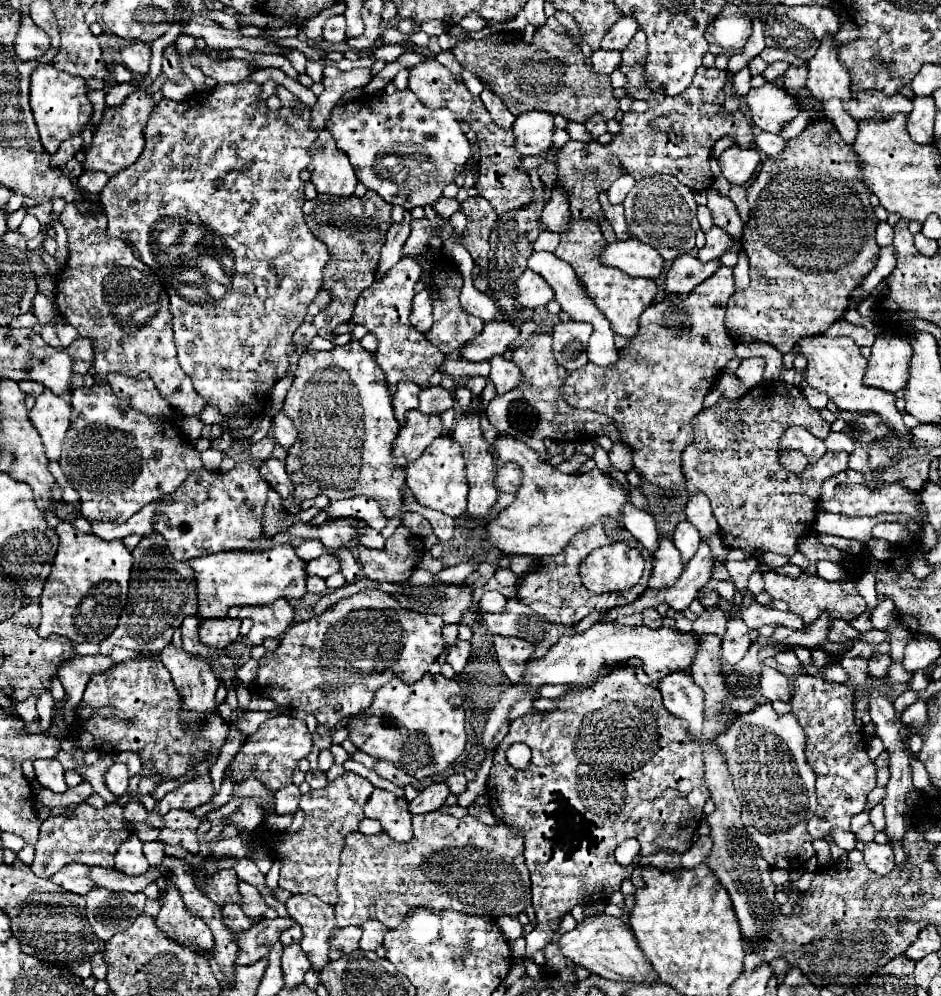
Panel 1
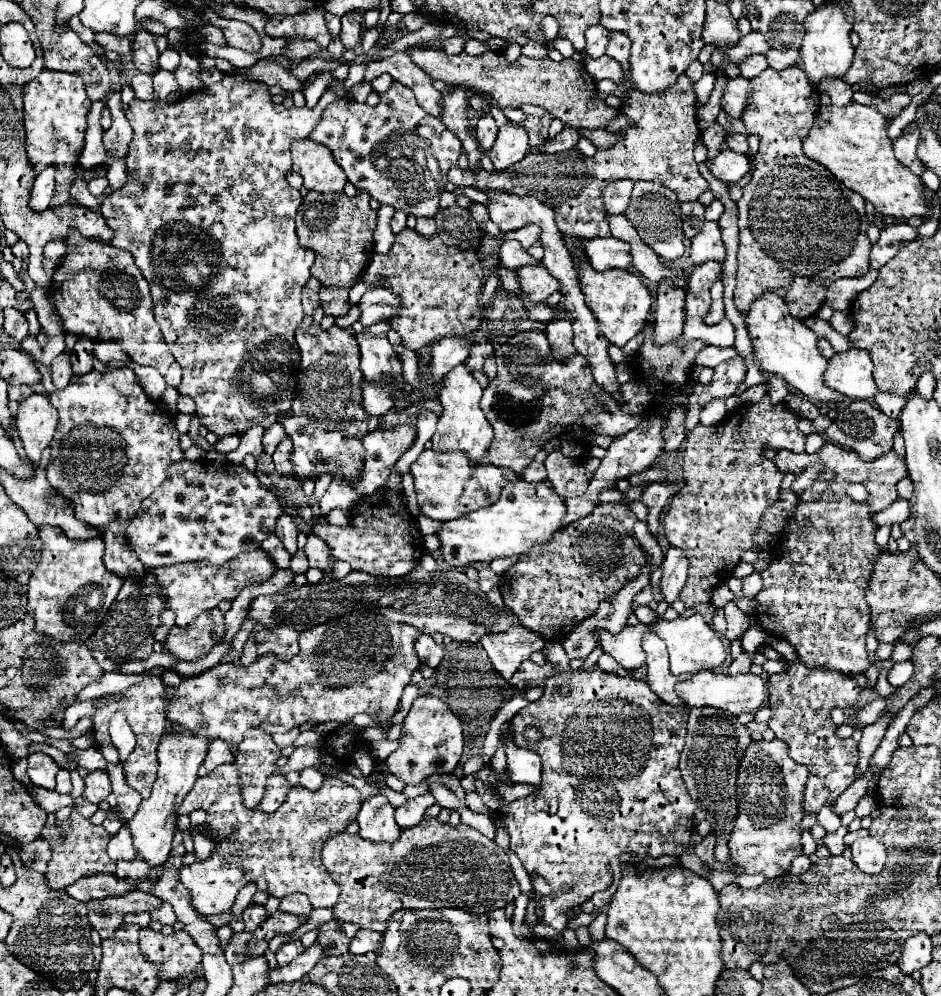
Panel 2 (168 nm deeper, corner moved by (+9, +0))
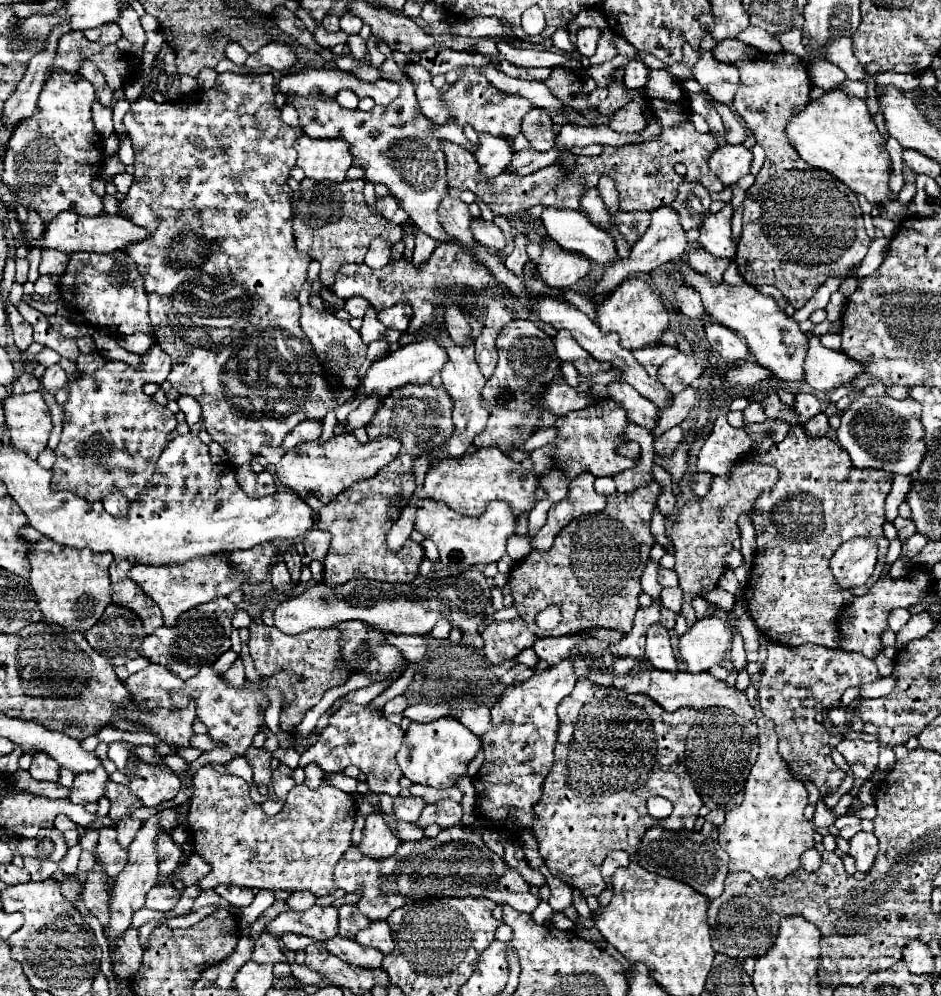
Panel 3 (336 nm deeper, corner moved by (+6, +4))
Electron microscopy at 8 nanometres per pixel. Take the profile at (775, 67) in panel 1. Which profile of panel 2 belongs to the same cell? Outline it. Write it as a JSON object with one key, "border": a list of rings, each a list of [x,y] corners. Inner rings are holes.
{"border":[[[751,55],[747,61],[743,61],[743,63],[739,65],[739,71],[741,71],[741,75],[743,75],[745,79],[757,77],[763,69],[767,69],[767,59],[765,59],[765,55]]]}

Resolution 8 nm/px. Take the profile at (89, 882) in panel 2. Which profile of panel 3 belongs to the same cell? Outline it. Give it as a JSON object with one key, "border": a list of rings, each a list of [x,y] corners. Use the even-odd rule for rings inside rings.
{"border":[[[196,853],[190,855],[190,859],[188,859],[186,865],[182,865],[182,867],[178,867],[178,869],[174,871],[174,875],[176,875],[186,887],[196,885],[196,883],[198,883],[202,877],[206,877],[208,873],[210,873],[210,865],[206,865]]]}

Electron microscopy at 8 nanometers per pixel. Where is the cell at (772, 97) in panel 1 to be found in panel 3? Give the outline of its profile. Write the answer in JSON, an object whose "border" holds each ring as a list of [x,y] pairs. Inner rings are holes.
{"border":[[[702,51],[698,63],[692,67],[692,79],[696,79],[702,89],[706,89],[718,103],[730,105],[738,89],[738,69],[714,61],[710,51]]]}

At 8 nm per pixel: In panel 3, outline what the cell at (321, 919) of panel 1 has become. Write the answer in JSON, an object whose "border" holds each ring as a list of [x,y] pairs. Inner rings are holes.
{"border":[[[294,891],[286,903],[294,911],[306,911],[314,905],[314,901],[316,901],[316,897],[310,891]]]}

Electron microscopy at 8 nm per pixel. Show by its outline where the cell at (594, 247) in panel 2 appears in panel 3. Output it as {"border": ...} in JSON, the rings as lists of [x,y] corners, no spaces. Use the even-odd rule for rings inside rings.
{"border":[[[544,209],[538,217],[546,237],[556,241],[566,251],[586,255],[590,261],[608,265],[616,259],[616,243],[602,229],[594,229],[590,219],[580,211]]]}

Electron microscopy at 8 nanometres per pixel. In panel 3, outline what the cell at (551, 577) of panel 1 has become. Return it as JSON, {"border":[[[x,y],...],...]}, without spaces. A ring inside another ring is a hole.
{"border":[[[652,481],[628,495],[620,495],[620,493],[610,495],[606,509],[570,521],[556,535],[550,551],[542,553],[540,557],[528,555],[522,563],[518,563],[512,569],[508,583],[512,585],[514,607],[518,609],[518,615],[528,623],[530,631],[534,631],[538,637],[562,637],[562,635],[576,635],[580,631],[596,629],[596,627],[618,629],[624,633],[632,629],[634,613],[640,607],[638,605],[638,595],[642,591],[640,577],[648,563],[648,553],[654,545],[654,537],[650,533],[650,519],[660,493],[662,487],[656,481]],[[548,605],[558,605],[562,609],[562,623],[554,631],[544,631],[534,621],[534,617]]]}

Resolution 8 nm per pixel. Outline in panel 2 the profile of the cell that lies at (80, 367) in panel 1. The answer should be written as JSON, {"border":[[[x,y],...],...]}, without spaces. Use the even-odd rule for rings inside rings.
{"border":[[[65,351],[59,353],[59,355],[53,359],[51,367],[53,367],[51,379],[53,379],[55,387],[57,387],[57,389],[65,387],[65,385],[69,383],[69,379],[71,379],[71,355],[65,353]]]}

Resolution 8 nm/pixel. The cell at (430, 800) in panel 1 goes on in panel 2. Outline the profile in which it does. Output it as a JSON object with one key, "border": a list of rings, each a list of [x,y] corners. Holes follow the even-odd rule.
{"border":[[[427,791],[425,795],[421,797],[415,797],[415,799],[407,799],[405,805],[401,805],[399,809],[395,809],[395,821],[399,823],[399,827],[411,827],[411,825],[417,825],[425,811],[435,803],[435,797],[431,795],[431,791]]]}

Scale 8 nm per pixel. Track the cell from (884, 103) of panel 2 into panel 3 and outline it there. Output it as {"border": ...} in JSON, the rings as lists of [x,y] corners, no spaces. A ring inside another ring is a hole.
{"border":[[[846,79],[840,89],[846,91],[848,95],[858,97],[858,99],[866,99],[866,83],[864,81],[850,81],[850,79]]]}

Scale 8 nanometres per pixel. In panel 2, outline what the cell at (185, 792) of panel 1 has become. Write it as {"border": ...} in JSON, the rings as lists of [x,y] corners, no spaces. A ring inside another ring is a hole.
{"border":[[[225,763],[207,773],[205,777],[199,777],[195,781],[195,787],[191,793],[185,797],[185,801],[177,807],[177,815],[187,815],[193,809],[203,809],[207,811],[207,825],[211,825],[213,839],[217,841],[215,855],[207,861],[195,861],[193,865],[183,865],[181,869],[181,883],[191,891],[191,903],[195,903],[195,909],[203,915],[219,915],[219,913],[229,913],[239,889],[251,881],[255,881],[259,875],[267,879],[269,885],[269,895],[283,899],[285,895],[291,895],[295,891],[305,893],[315,909],[319,907],[333,907],[339,897],[339,887],[327,877],[327,869],[323,869],[321,863],[321,849],[323,841],[327,837],[333,837],[335,833],[343,833],[351,821],[355,821],[357,811],[361,805],[361,795],[355,787],[347,785],[341,779],[335,777],[325,777],[321,789],[309,791],[301,785],[291,787],[285,803],[279,807],[277,813],[265,813],[261,809],[247,809],[243,805],[243,795],[241,795],[241,779],[239,779],[239,769],[235,763]]]}

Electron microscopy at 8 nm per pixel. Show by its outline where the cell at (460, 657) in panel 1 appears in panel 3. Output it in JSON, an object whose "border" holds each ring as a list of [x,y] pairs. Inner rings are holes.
{"border":[[[386,635],[386,641],[394,645],[406,661],[420,661],[426,655],[426,645],[422,637],[414,635]]]}

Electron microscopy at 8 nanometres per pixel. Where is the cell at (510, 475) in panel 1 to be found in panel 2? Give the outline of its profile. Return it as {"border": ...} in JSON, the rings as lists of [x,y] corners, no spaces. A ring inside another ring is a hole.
{"border":[[[433,449],[423,451],[409,471],[413,475],[421,513],[439,521],[451,521],[495,503],[503,485],[517,477],[513,469],[495,467],[491,463],[483,463],[479,465],[479,469],[471,469],[471,463],[467,461],[467,457],[463,457],[463,453],[439,453]]]}

